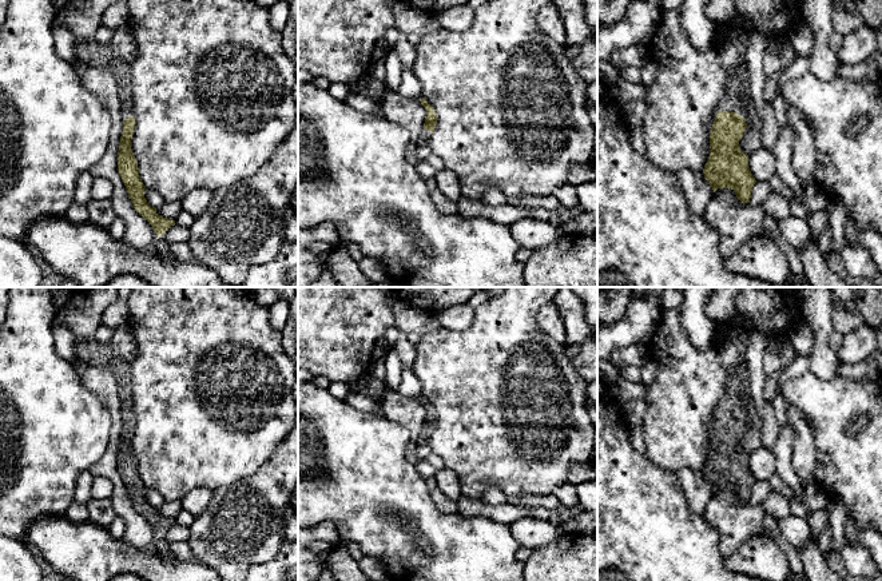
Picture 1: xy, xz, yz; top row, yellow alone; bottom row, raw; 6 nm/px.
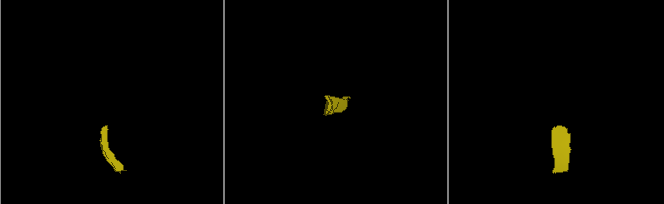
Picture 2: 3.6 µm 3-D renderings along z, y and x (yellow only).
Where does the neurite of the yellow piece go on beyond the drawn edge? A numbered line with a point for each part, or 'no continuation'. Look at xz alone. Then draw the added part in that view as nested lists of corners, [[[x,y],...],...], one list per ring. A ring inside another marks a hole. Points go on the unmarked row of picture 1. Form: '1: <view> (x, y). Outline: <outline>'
1: xz (425, 434). Outline: [[[422,429],[418,438],[417,445],[428,445],[432,431],[429,429]]]

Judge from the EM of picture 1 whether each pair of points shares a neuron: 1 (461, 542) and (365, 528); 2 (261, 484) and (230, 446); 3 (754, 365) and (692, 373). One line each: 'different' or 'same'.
1: same
2: different
3: different

